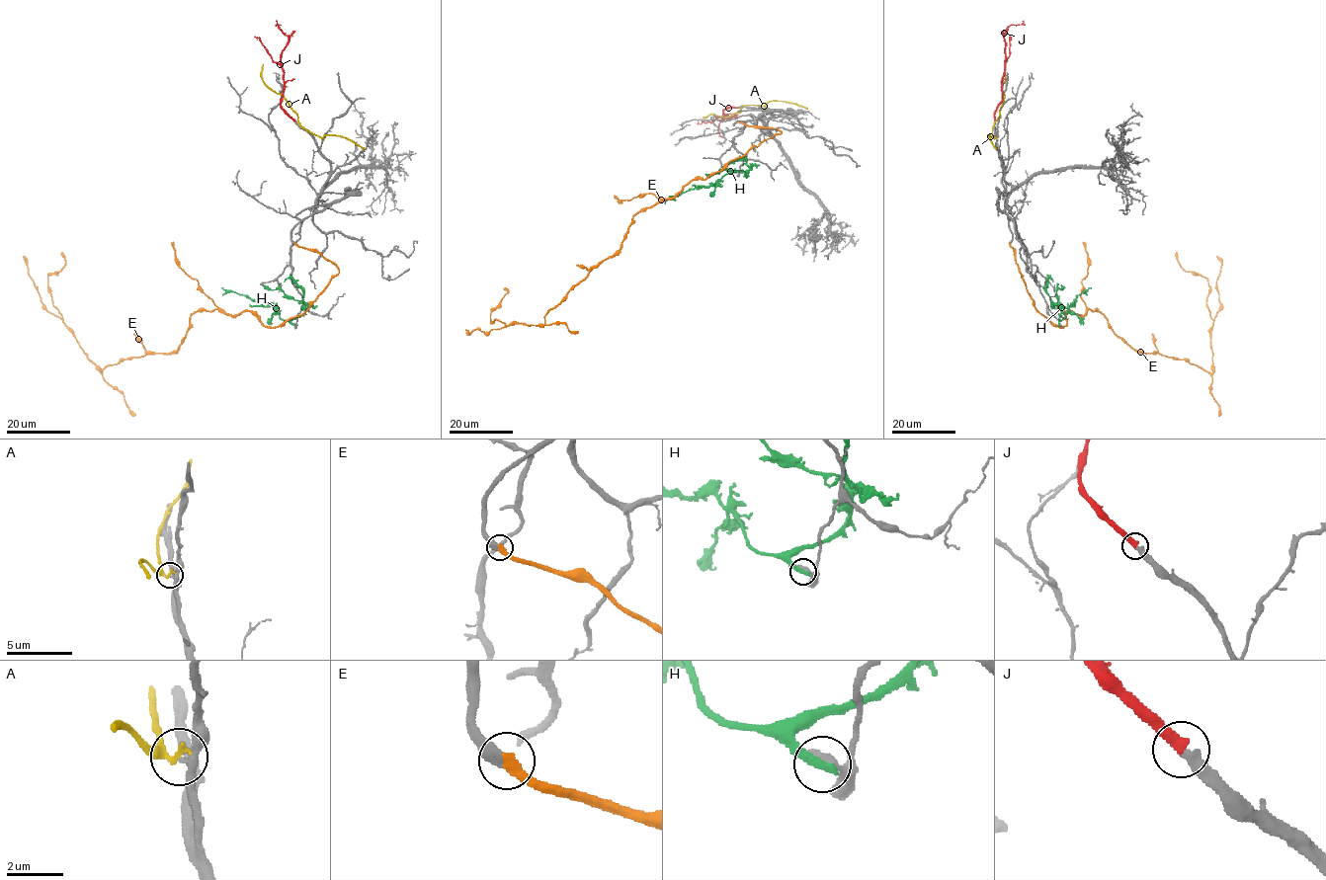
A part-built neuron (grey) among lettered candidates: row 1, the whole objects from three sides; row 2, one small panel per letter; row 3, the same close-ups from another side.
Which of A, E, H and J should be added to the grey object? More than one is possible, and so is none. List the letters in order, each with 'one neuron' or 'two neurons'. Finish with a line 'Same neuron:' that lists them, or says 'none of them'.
A: two neurons
E: two neurons
H: two neurons
J: one neuron
Same neuron: J

